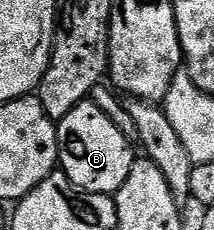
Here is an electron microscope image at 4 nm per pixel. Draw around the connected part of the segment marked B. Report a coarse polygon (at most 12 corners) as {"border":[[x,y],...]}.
{"border":[[92,99],[57,122],[60,172],[116,195],[134,146]]}

